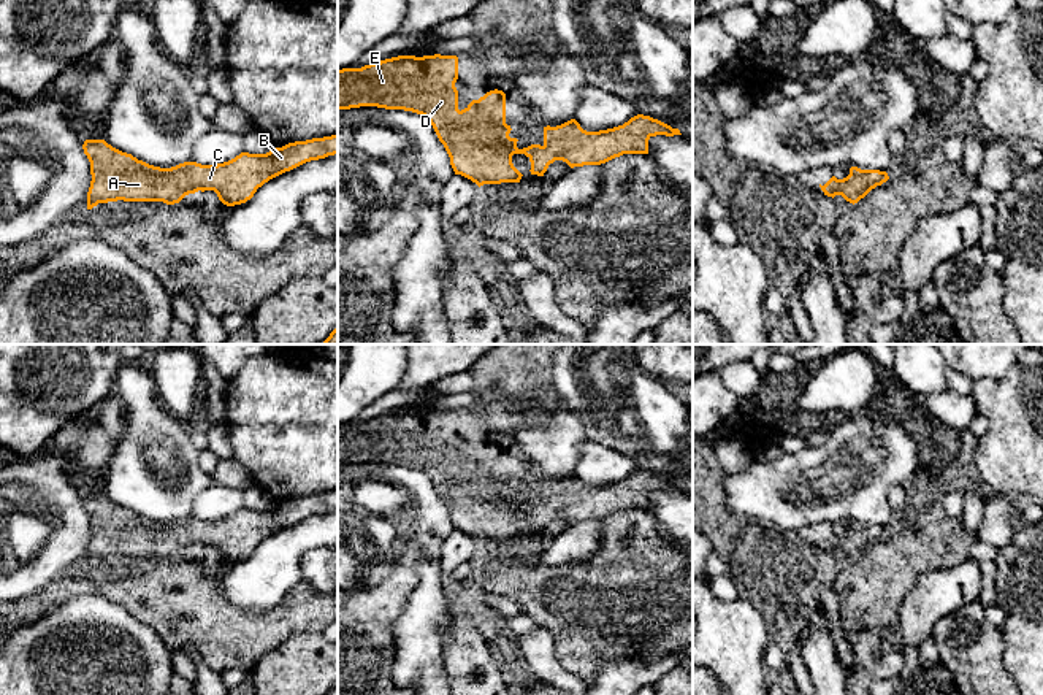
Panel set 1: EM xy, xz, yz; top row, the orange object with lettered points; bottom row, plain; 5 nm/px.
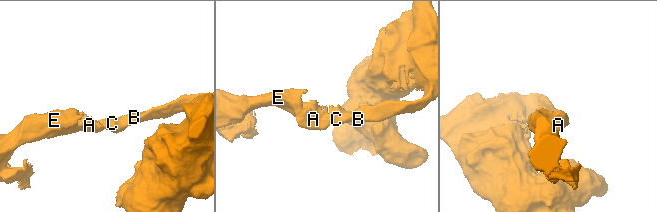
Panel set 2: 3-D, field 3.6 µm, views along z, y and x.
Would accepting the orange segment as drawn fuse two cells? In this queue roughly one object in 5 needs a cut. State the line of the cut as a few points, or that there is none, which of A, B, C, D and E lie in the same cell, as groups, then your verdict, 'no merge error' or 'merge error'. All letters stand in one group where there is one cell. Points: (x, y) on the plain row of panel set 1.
no cut | A B C D E | no merge error

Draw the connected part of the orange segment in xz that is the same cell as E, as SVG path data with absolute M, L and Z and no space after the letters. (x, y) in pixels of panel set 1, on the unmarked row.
M398 411L365 420L361 424L338 425L338 467L360 462L385 465L404 465L425 471L444 500L455 530L461 530L479 543L483 539L520 538L522 528L514 522L512 511L525 509L531 517L531 530L544 532L555 516L566 517L571 524L601 520L623 509L648 509L648 495L656 490L682 490L678 484L637 470L623 481L586 487L575 474L556 482L544 482L544 500L531 500L518 505L517 493L510 493L510 481L506 479L506 449L490 446L479 455L472 455L464 465L458 465L457 411Z

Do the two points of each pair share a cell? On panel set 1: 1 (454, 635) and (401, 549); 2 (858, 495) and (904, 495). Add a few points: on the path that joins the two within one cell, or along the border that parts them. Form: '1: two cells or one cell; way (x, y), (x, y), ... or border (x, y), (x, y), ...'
1: two cells; border (452, 611), (443, 629), (441, 659)
2: two cells; border (910, 487), (890, 489), (891, 510)

